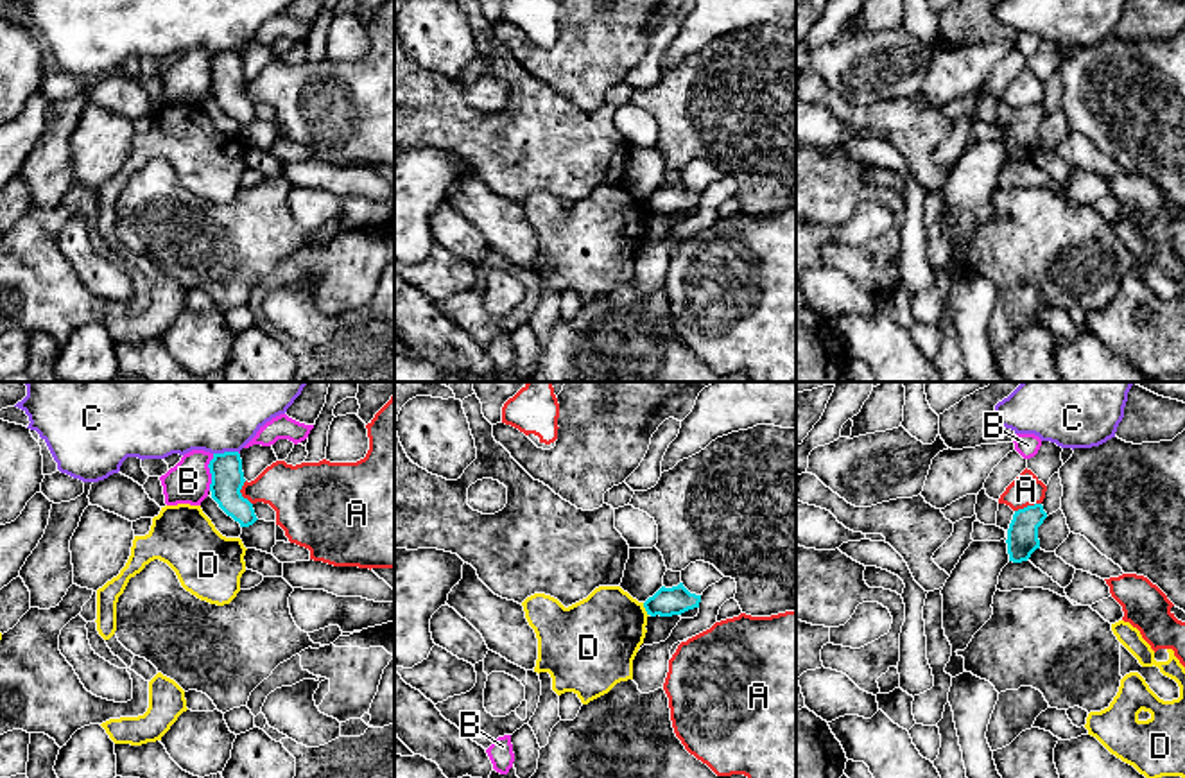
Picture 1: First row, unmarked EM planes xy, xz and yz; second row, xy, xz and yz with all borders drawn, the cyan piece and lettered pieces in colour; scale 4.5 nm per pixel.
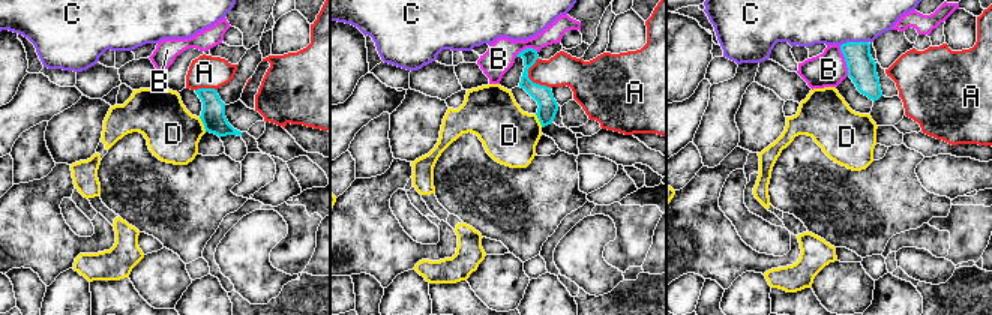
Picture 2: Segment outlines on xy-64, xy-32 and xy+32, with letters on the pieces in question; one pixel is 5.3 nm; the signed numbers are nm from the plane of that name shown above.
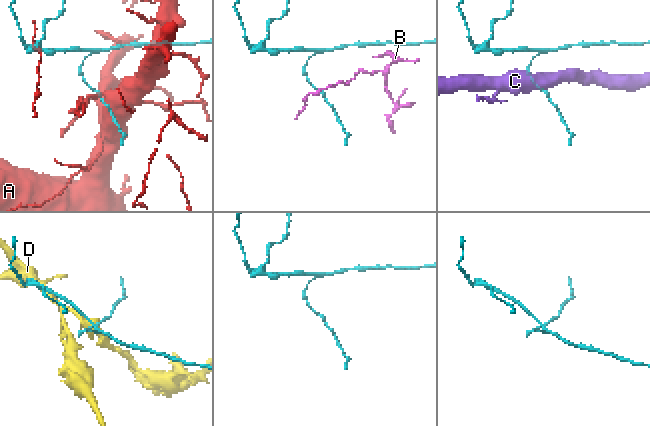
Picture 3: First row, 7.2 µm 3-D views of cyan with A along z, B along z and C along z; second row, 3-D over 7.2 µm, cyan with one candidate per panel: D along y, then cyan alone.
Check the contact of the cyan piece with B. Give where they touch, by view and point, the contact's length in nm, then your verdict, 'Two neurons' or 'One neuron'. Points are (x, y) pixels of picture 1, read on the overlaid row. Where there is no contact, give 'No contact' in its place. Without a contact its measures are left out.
Touches cyan at xy (210, 472). Shared border 170 nm. Two neurons

